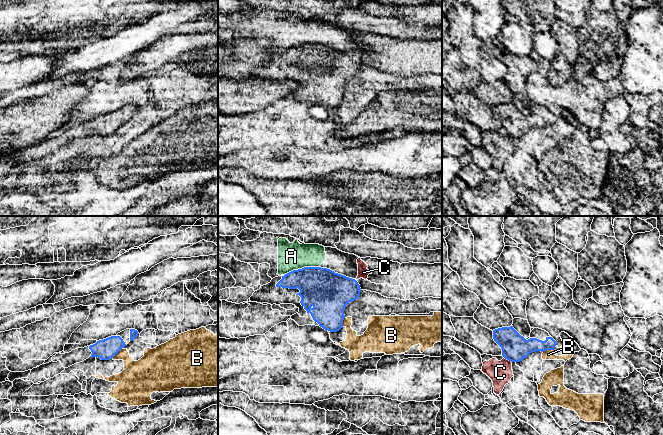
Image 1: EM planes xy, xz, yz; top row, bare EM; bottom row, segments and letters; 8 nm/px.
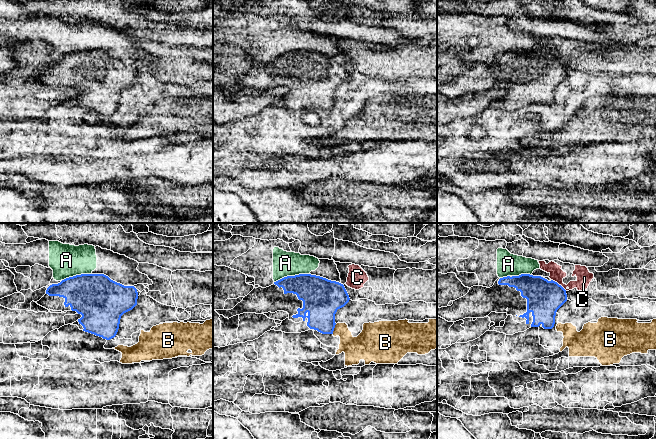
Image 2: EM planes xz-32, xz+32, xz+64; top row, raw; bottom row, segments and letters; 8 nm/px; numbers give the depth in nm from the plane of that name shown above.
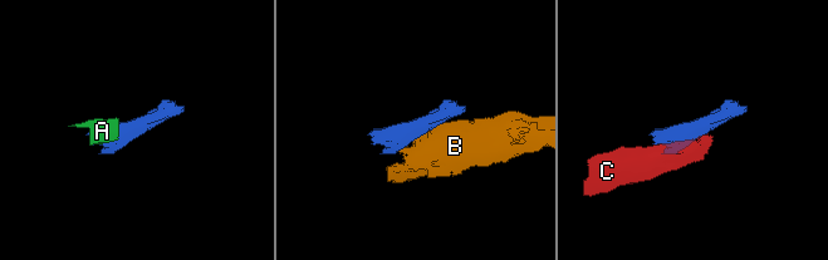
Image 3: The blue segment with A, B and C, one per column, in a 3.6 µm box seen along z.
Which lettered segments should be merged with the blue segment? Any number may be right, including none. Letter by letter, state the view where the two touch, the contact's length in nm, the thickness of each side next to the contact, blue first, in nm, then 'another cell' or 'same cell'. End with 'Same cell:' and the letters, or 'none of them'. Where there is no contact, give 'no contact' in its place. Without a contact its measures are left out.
A: meets blue in xz; contact 280 nm long; 320 nm thick on the blue side, 220 nm on the other; another cell
B: meets blue in xy; contact 120 nm long; 170 nm thick on the blue side, 260 nm on the other; another cell
C: meets blue in yz; contact 80 nm long; 220 nm thick on the blue side, 190 nm on the other; another cell
Same cell: none of them

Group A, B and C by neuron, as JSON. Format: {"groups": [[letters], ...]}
{"groups": [["A"], ["B"], ["C"]]}

